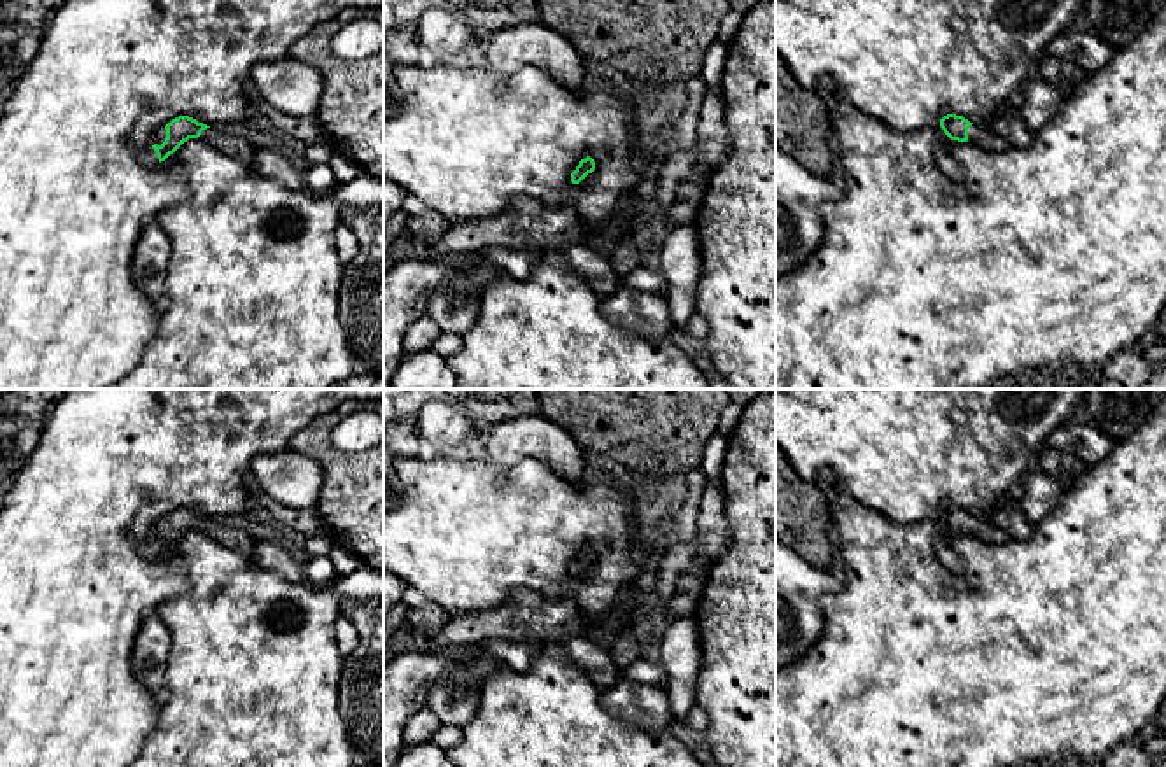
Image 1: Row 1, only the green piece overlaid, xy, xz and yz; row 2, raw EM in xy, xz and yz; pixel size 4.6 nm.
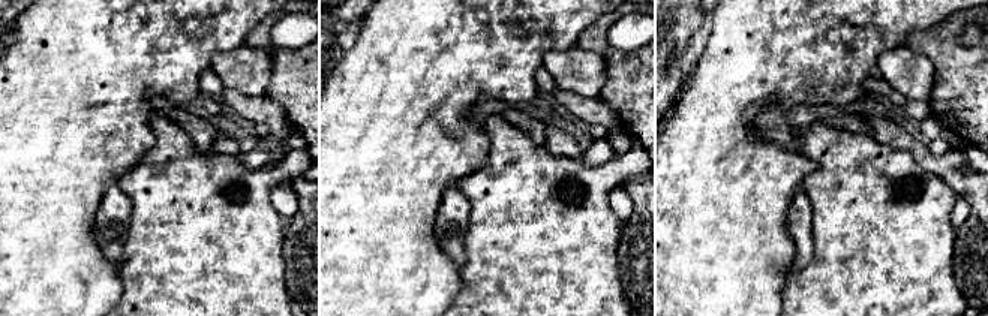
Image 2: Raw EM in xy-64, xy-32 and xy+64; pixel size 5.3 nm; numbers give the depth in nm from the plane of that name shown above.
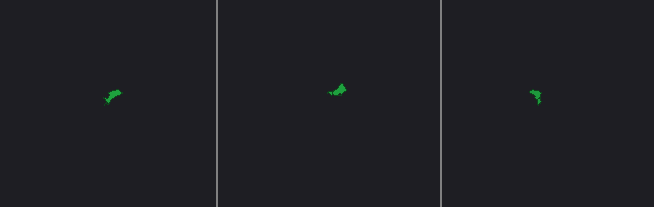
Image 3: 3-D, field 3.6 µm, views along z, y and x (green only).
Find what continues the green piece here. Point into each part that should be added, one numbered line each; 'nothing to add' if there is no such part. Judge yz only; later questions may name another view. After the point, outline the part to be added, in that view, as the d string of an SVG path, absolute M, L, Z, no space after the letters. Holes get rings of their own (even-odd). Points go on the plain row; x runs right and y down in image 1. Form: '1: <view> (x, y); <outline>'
1: yz (977, 526); M972 517L968 520L968 534L975 536L984 543L1000 543L1005 539L1005 534L982 517Z

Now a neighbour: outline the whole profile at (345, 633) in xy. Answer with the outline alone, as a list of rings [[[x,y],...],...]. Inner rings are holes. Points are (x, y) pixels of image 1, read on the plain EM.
[[[341,613],[334,623],[334,637],[343,657],[348,657],[359,643],[354,623]]]

